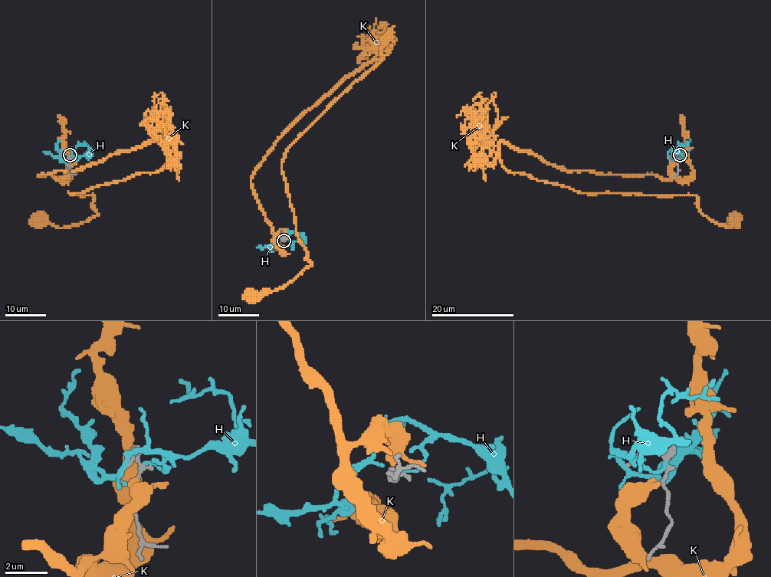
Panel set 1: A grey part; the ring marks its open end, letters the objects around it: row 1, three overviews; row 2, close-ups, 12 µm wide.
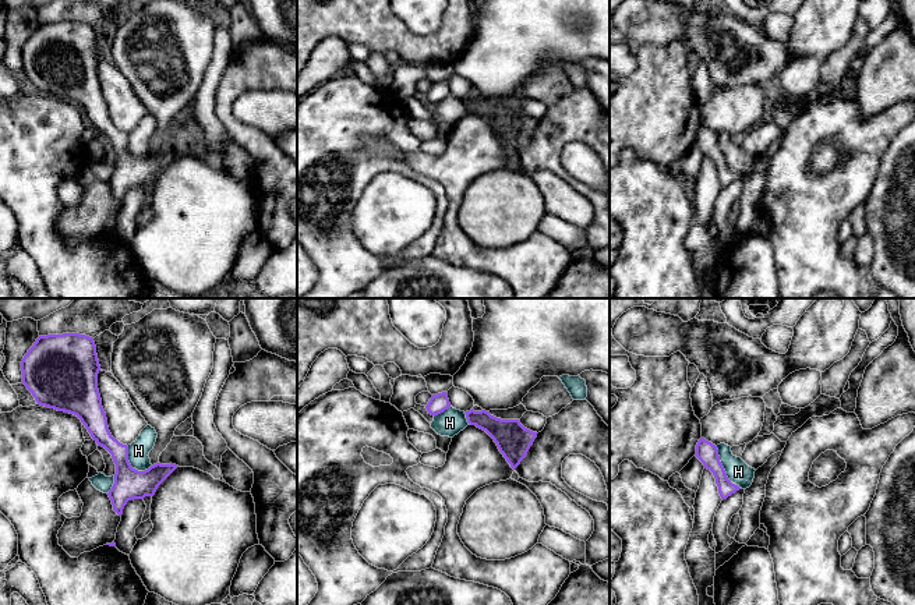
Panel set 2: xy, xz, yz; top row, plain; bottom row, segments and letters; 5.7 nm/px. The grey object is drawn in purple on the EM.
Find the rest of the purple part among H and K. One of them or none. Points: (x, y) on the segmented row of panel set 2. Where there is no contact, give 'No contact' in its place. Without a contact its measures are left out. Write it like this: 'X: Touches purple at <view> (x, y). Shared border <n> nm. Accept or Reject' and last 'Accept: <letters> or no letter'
H: Touches purple at yz (723, 469). Shared border 280 nm. Reject
K: No contact. Reject
Accept: no letter

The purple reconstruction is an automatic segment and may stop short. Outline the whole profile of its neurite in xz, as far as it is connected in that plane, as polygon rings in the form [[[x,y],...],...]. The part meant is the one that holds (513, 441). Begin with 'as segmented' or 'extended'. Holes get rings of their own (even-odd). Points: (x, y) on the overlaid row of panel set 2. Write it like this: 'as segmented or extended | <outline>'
as segmented | [[[466,411],[470,425],[485,431],[497,443],[499,452],[515,470],[526,457],[530,446],[537,438],[537,432],[524,428],[519,420],[501,420],[488,411]]]

